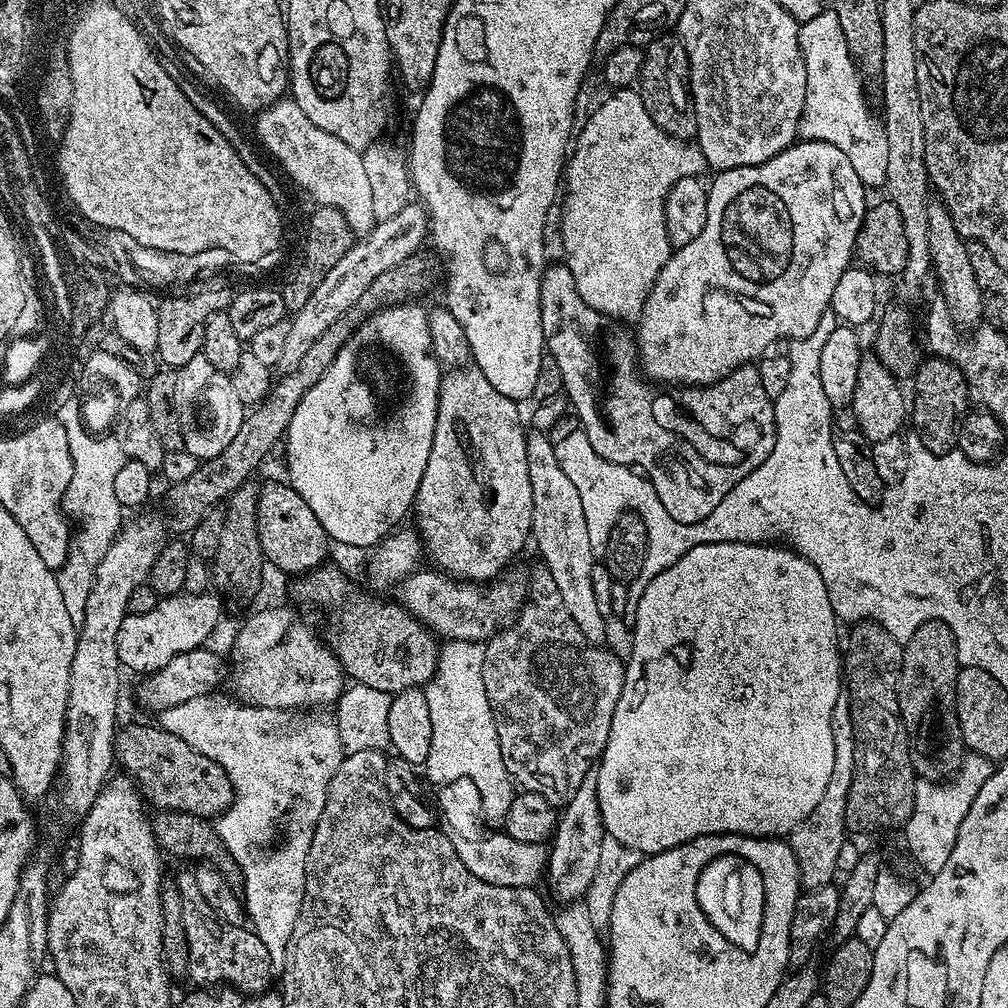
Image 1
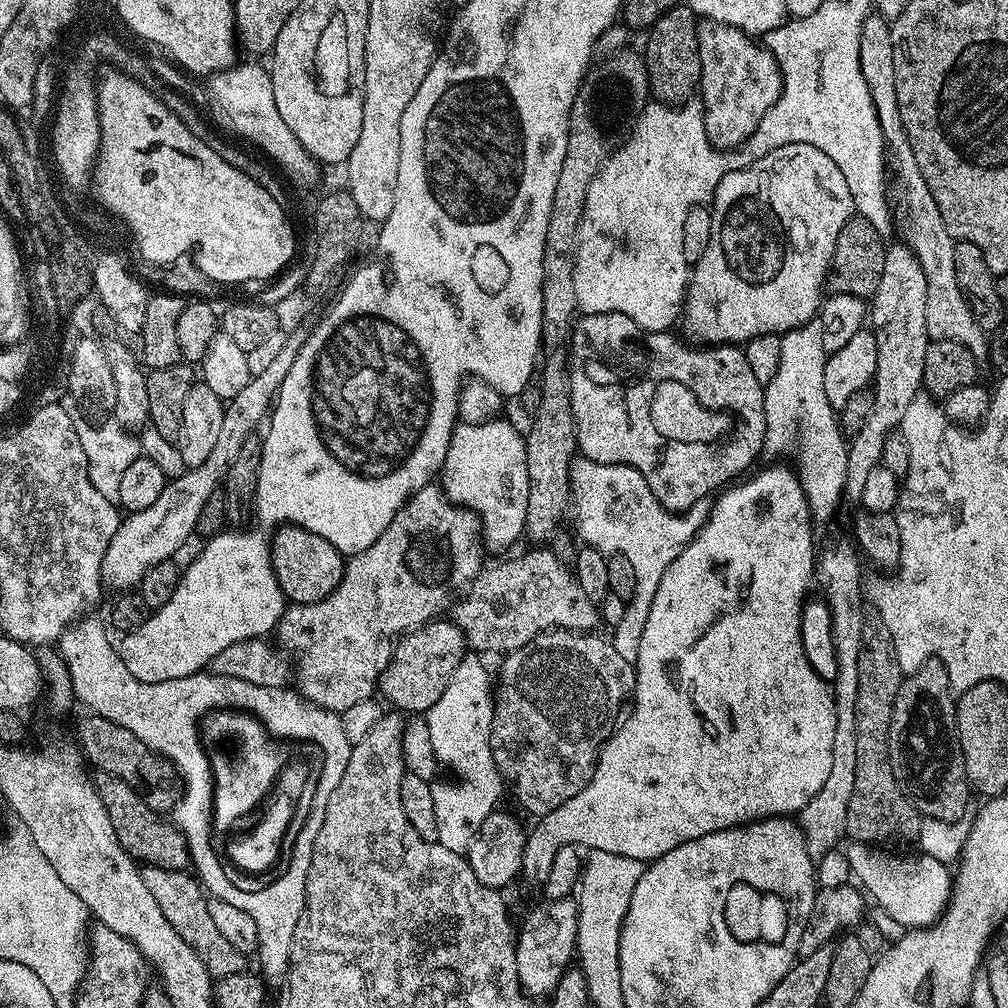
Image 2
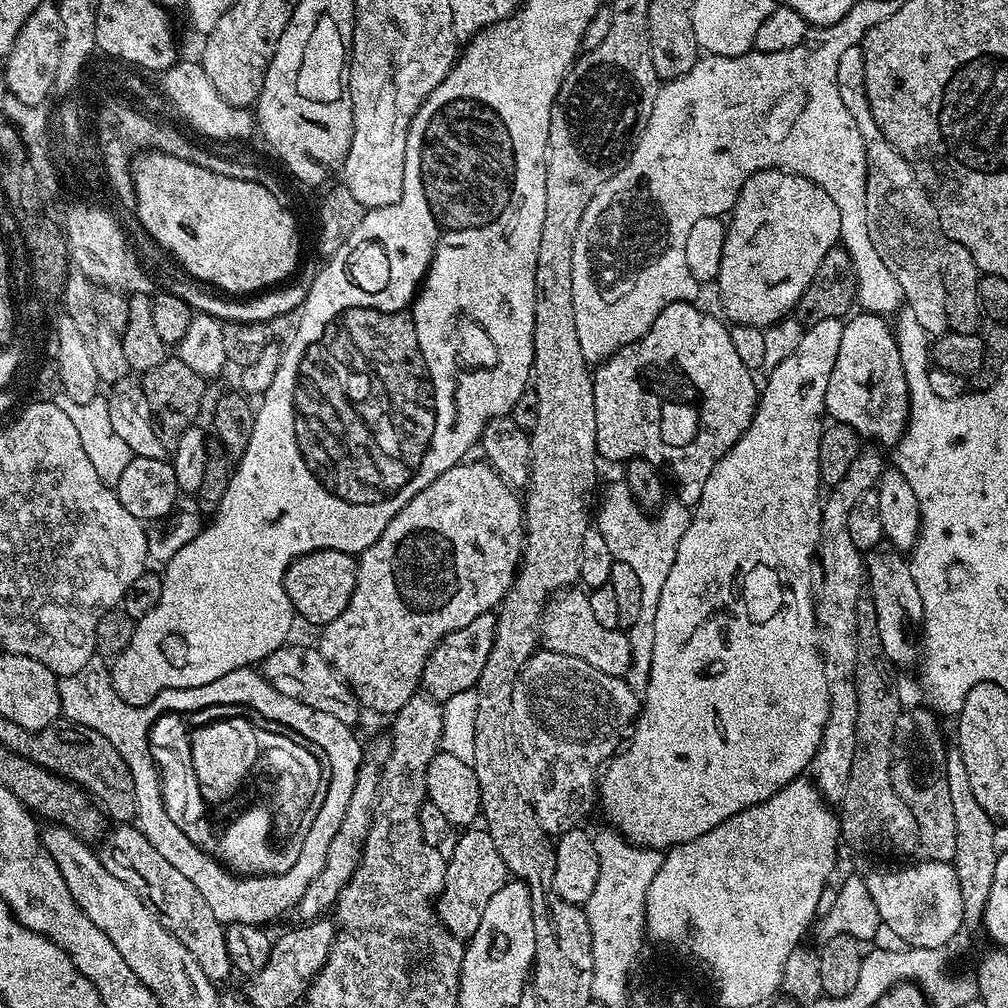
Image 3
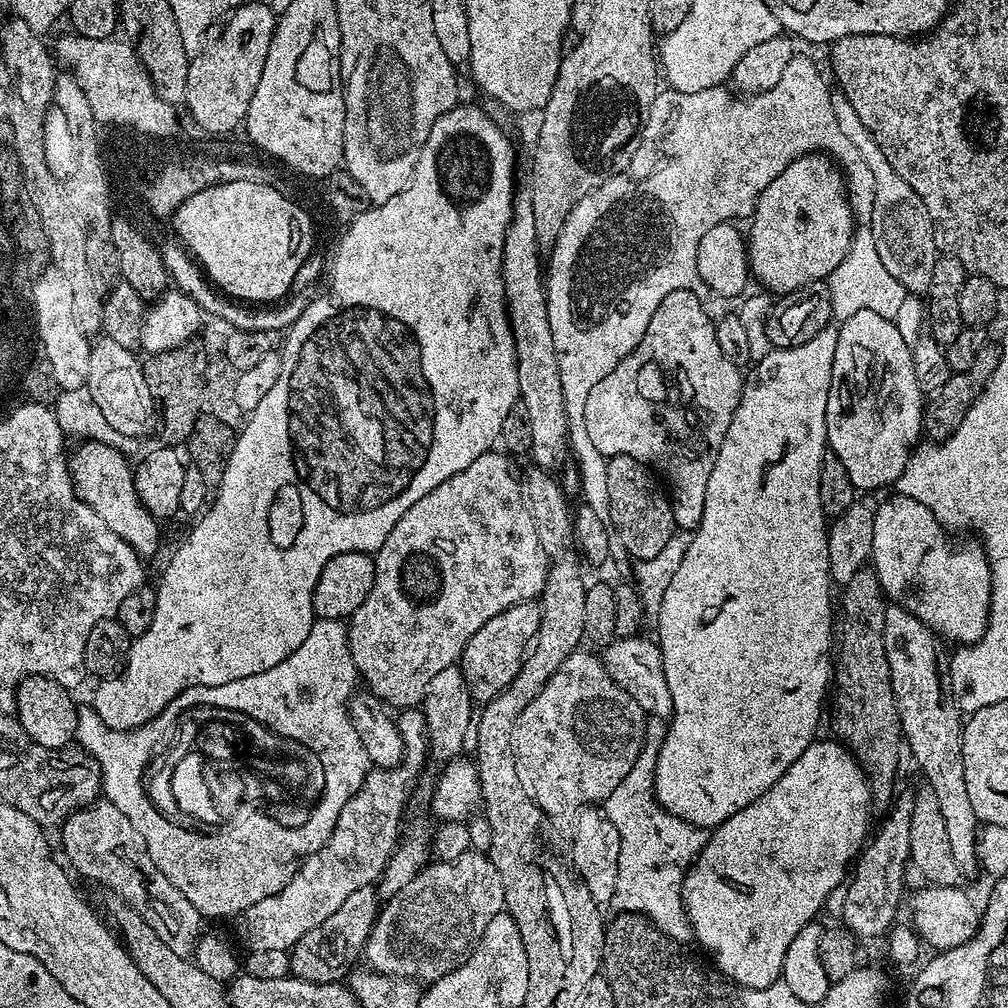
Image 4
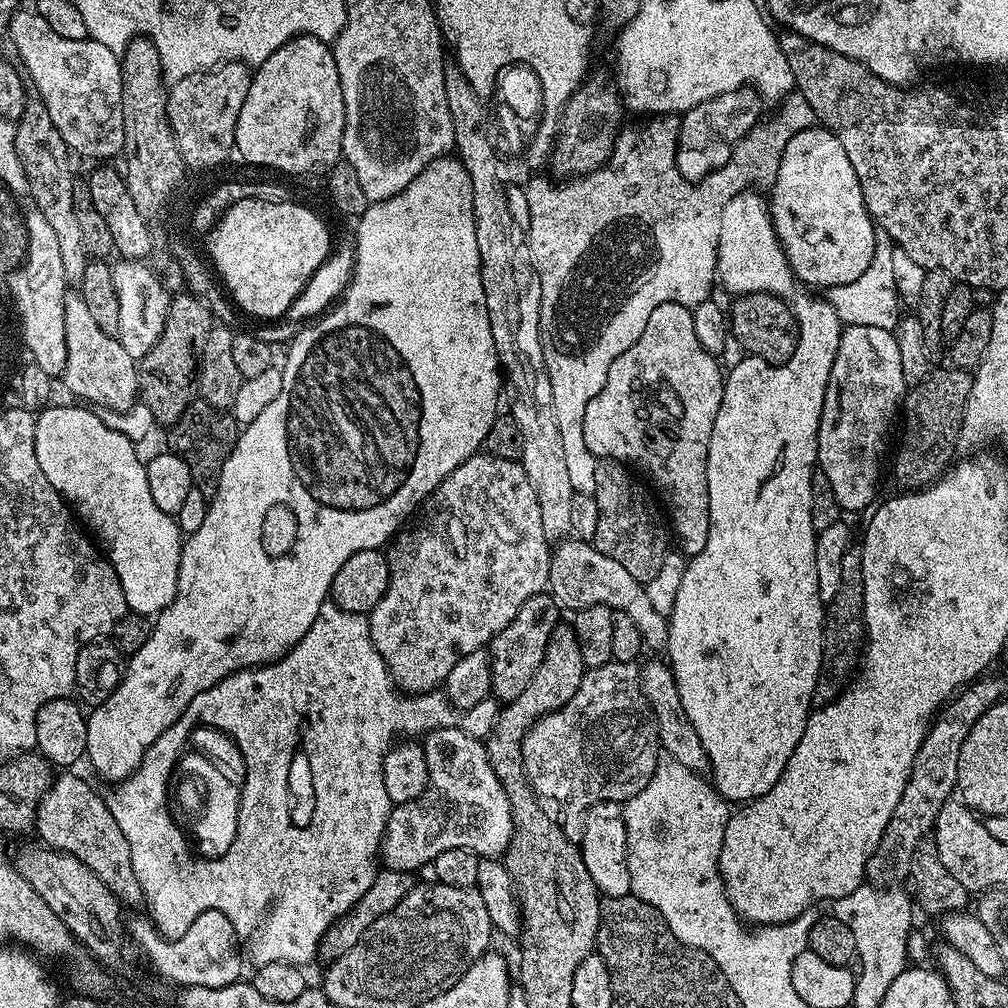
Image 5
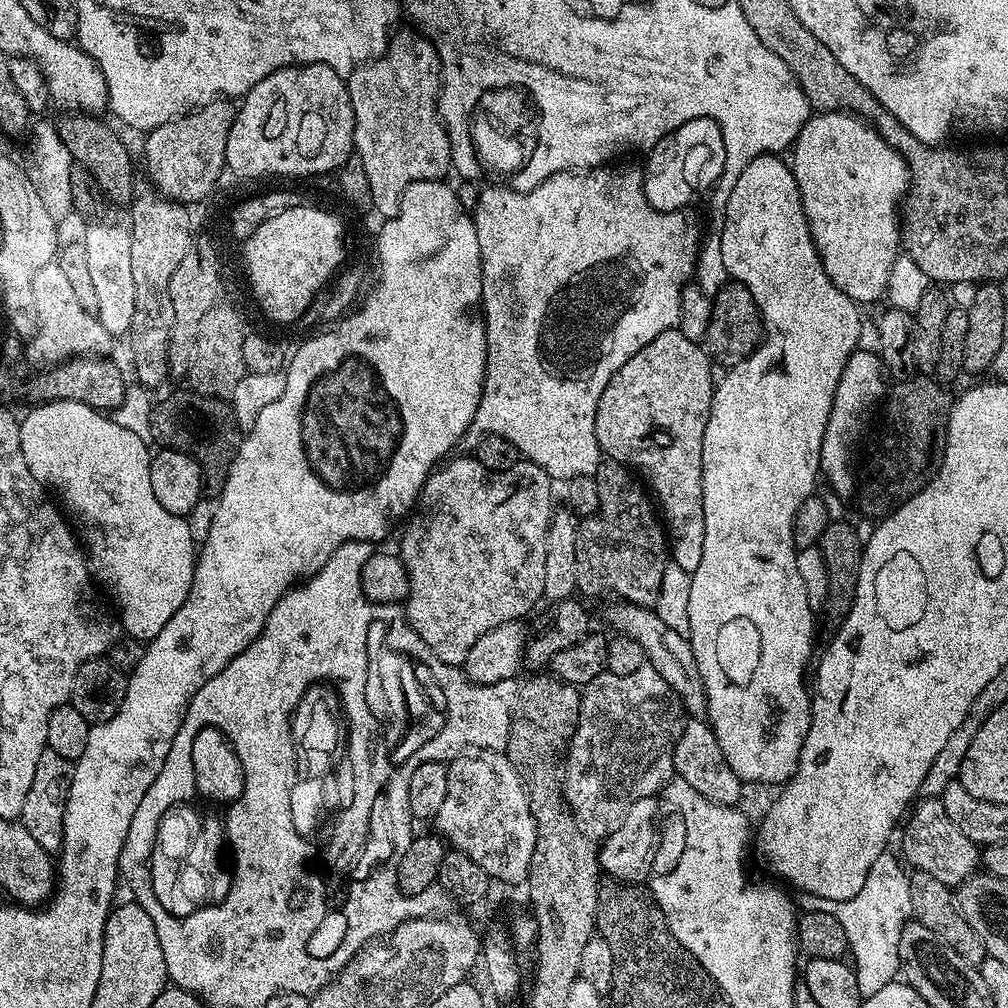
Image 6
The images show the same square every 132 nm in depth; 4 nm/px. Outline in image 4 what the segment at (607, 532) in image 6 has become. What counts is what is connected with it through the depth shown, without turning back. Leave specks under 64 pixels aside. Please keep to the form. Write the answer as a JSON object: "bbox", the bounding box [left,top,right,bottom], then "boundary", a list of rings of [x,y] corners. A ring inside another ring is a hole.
{"bbox":[606,456,678,561],"boundary":[[[613,456],[606,466],[606,479],[610,485],[610,514],[607,523],[615,539],[620,539],[621,546],[633,556],[633,561],[653,560],[655,556],[662,555],[669,547],[672,535],[677,535],[678,529],[672,513],[672,501],[665,493],[664,496],[660,493],[661,485],[657,477],[647,464],[629,456]]]}

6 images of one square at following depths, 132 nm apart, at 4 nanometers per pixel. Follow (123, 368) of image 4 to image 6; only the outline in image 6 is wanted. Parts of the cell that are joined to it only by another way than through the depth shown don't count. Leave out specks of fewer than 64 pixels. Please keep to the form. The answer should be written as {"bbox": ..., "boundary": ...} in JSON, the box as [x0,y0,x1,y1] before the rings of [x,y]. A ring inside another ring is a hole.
{"bbox":[31,262,114,364],"boundary":[[[58,262],[48,264],[34,276],[31,292],[34,294],[36,320],[34,341],[42,361],[62,364],[81,356],[100,358],[110,354],[114,337],[93,313],[79,305]]]}

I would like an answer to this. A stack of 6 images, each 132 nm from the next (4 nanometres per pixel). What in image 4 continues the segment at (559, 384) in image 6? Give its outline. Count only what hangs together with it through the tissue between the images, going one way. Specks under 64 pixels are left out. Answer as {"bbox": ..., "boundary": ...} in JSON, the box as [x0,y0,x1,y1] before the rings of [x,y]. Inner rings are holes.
{"bbox":[546,54,874,521],"boundary":[[[796,54],[782,78],[765,92],[741,98],[736,94],[731,96],[726,89],[724,86],[707,88],[694,94],[657,91],[638,143],[628,156],[626,170],[578,201],[562,226],[562,234],[558,234],[550,249],[552,257],[546,260],[548,321],[568,419],[567,441],[571,455],[576,455],[574,467],[580,474],[583,503],[605,521],[610,514],[610,485],[606,479],[609,457],[594,450],[594,442],[590,442],[590,434],[586,434],[586,397],[610,370],[614,370],[614,366],[618,366],[618,362],[622,362],[622,358],[633,352],[638,342],[642,342],[646,326],[666,294],[690,290],[695,296],[705,295],[706,289],[696,265],[702,234],[719,224],[747,221],[756,209],[762,190],[766,190],[790,162],[813,154],[831,158],[842,169],[853,221],[856,224],[872,223],[874,174],[870,174],[850,138],[842,134],[838,118],[834,118],[830,87],[823,74],[812,65],[810,57]]]}

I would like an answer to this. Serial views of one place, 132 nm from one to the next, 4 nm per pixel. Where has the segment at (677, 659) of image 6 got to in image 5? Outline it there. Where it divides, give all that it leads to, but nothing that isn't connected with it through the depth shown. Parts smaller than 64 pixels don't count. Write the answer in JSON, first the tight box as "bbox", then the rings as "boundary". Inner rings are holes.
{"bbox":[548,538,668,651],"boundary":[[[577,538],[570,541],[572,541],[570,544],[559,543],[553,549],[548,571],[548,588],[557,603],[567,611],[570,609],[570,612],[577,612],[594,605],[604,605],[615,613],[622,612],[638,626],[645,647],[661,651],[667,645],[668,621],[667,617],[654,610],[647,587],[632,574],[627,573],[623,565],[619,565],[614,558],[602,554],[589,541]]]}

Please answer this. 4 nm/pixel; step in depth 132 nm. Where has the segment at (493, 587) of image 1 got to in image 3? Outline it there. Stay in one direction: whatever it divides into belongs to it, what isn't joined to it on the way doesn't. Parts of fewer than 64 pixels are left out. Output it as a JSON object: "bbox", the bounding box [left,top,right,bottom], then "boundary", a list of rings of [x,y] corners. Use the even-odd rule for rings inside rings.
{"bbox":[539,586,632,678],"boundary":[[[576,586],[557,592],[544,605],[544,614],[540,617],[539,643],[547,651],[582,658],[586,662],[590,662],[590,666],[594,666],[594,670],[602,670],[602,674],[621,678],[627,677],[628,667],[632,661],[630,658],[632,647],[628,641],[627,631],[601,626],[594,618],[588,601],[588,592]]]}

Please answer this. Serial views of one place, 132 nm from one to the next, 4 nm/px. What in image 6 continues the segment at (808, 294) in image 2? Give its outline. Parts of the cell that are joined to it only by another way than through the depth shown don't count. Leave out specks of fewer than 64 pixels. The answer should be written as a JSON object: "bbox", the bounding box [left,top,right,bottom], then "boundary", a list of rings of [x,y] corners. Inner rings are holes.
{"bbox":[790,111,910,305],"boundary":[[[817,111],[809,115],[791,149],[790,167],[800,187],[800,201],[810,226],[820,264],[826,274],[857,305],[885,299],[890,270],[902,252],[902,220],[896,217],[910,183],[908,164],[869,121],[850,112]]]}

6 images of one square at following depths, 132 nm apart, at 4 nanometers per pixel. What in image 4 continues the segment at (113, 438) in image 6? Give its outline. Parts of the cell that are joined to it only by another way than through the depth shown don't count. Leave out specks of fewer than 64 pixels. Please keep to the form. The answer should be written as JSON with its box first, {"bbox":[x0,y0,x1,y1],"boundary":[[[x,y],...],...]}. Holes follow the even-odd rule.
{"bbox":[70,441,161,558],"boundary":[[[96,441],[84,442],[79,446],[81,448],[70,456],[72,484],[76,488],[77,496],[82,502],[86,502],[86,506],[90,506],[90,510],[94,510],[94,514],[98,514],[98,518],[102,518],[102,522],[106,522],[106,526],[110,526],[110,530],[114,530],[114,534],[118,534],[118,538],[125,540],[141,558],[154,555],[160,548],[161,525],[148,513],[146,506],[142,506],[138,492],[134,490],[132,477],[134,468],[131,463],[128,465],[129,459],[125,453],[110,447],[109,444],[99,444]]]}

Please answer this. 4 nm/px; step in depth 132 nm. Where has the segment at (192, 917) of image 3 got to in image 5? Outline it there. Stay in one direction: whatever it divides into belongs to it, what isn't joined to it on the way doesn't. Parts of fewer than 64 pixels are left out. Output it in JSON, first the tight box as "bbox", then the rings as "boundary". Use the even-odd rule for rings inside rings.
{"bbox":[34,770,145,905],"boundary":[[[64,770],[55,777],[48,793],[40,799],[40,805],[36,811],[36,822],[34,832],[39,839],[49,848],[55,848],[57,852],[65,852],[90,866],[102,882],[106,882],[108,889],[118,897],[125,905],[136,904],[145,899],[143,890],[140,889],[138,878],[134,874],[134,866],[130,862],[130,845],[126,843],[126,834],[118,830],[118,822],[114,818],[109,801],[96,796],[96,792],[80,776],[75,776],[75,771]]]}

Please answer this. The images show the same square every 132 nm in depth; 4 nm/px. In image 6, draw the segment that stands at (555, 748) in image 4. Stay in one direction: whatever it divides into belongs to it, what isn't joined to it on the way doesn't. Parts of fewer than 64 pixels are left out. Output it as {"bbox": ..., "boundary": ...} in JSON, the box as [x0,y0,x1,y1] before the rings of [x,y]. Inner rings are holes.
{"bbox":[562,662,686,842],"boundary":[[[647,662],[638,670],[634,670],[634,674],[614,674],[613,672],[605,670],[602,674],[598,674],[598,678],[594,678],[594,682],[583,685],[580,693],[578,722],[576,723],[574,734],[572,735],[572,741],[568,743],[568,751],[562,760],[562,795],[572,815],[575,816],[580,829],[582,829],[593,842],[603,842],[611,832],[618,830],[618,826],[622,822],[622,818],[631,804],[647,796],[656,796],[657,793],[663,789],[664,785],[667,784],[669,780],[673,779],[672,745],[682,734],[685,719],[686,713],[678,694],[672,692],[670,686],[666,684],[665,679]]]}

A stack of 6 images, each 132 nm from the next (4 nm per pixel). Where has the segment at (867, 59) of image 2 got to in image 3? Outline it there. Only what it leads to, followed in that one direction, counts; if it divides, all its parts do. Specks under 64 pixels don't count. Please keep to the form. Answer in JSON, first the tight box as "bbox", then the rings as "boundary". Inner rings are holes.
{"bbox":[838,47,950,338],"boundary":[[[863,47],[846,50],[846,54],[838,58],[838,86],[866,146],[866,218],[870,226],[870,242],[874,242],[874,250],[878,250],[878,258],[886,262],[890,274],[898,278],[907,311],[918,318],[922,330],[926,330],[929,337],[935,338],[950,328],[946,286],[942,282],[942,250],[946,237],[938,222],[936,207],[928,197],[928,191],[918,182],[910,162],[906,162],[906,158],[884,137],[884,131],[870,110],[870,102],[864,93],[866,70]]]}

